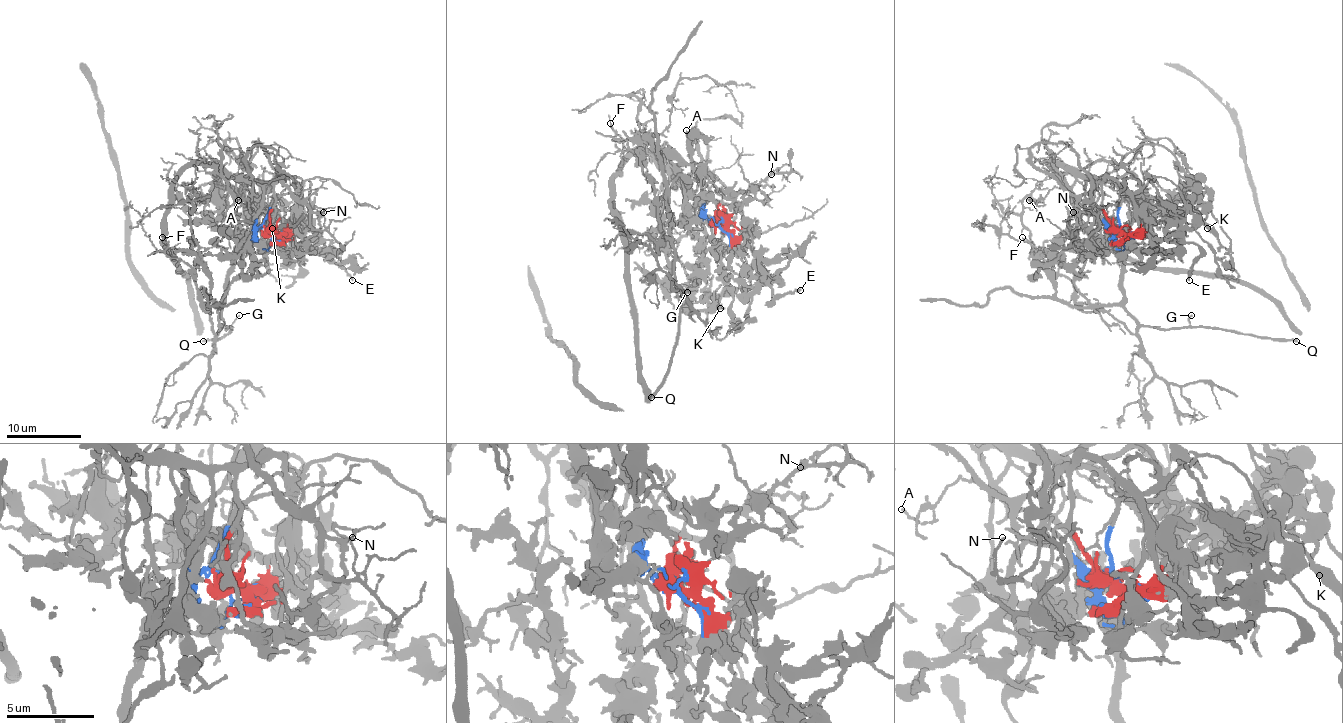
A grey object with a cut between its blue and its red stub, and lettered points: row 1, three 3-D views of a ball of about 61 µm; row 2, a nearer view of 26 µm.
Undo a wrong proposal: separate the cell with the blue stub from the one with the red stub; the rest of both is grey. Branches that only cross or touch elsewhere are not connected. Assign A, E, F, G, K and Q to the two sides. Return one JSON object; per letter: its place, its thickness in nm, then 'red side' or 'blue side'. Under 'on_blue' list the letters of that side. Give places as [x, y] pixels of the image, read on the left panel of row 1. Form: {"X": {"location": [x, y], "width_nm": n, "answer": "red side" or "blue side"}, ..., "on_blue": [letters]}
{"A": {"location": [238, 200], "width_nm": 140, "answer": "blue side"}, "E": {"location": [352, 280], "width_nm": 220, "answer": "red side"}, "F": {"location": [162, 237], "width_nm": 120, "answer": "blue side"}, "G": {"location": [239, 315], "width_nm": 100, "answer": "blue side"}, "K": {"location": [272, 228], "width_nm": 150, "answer": "red side"}, "Q": {"location": [203, 341], "width_nm": 280, "answer": "blue side"}, "on_blue": ["A", "F", "G", "Q"]}

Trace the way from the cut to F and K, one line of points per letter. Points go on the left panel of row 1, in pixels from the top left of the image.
F: (268, 232), (257, 230), (237, 256), (216, 333), (192, 269), (165, 253), (162, 238)
K: (268, 232), (285, 232), (300, 223), (308, 241), (315, 234), (295, 204), (283, 202), (270, 208), (272, 228)

